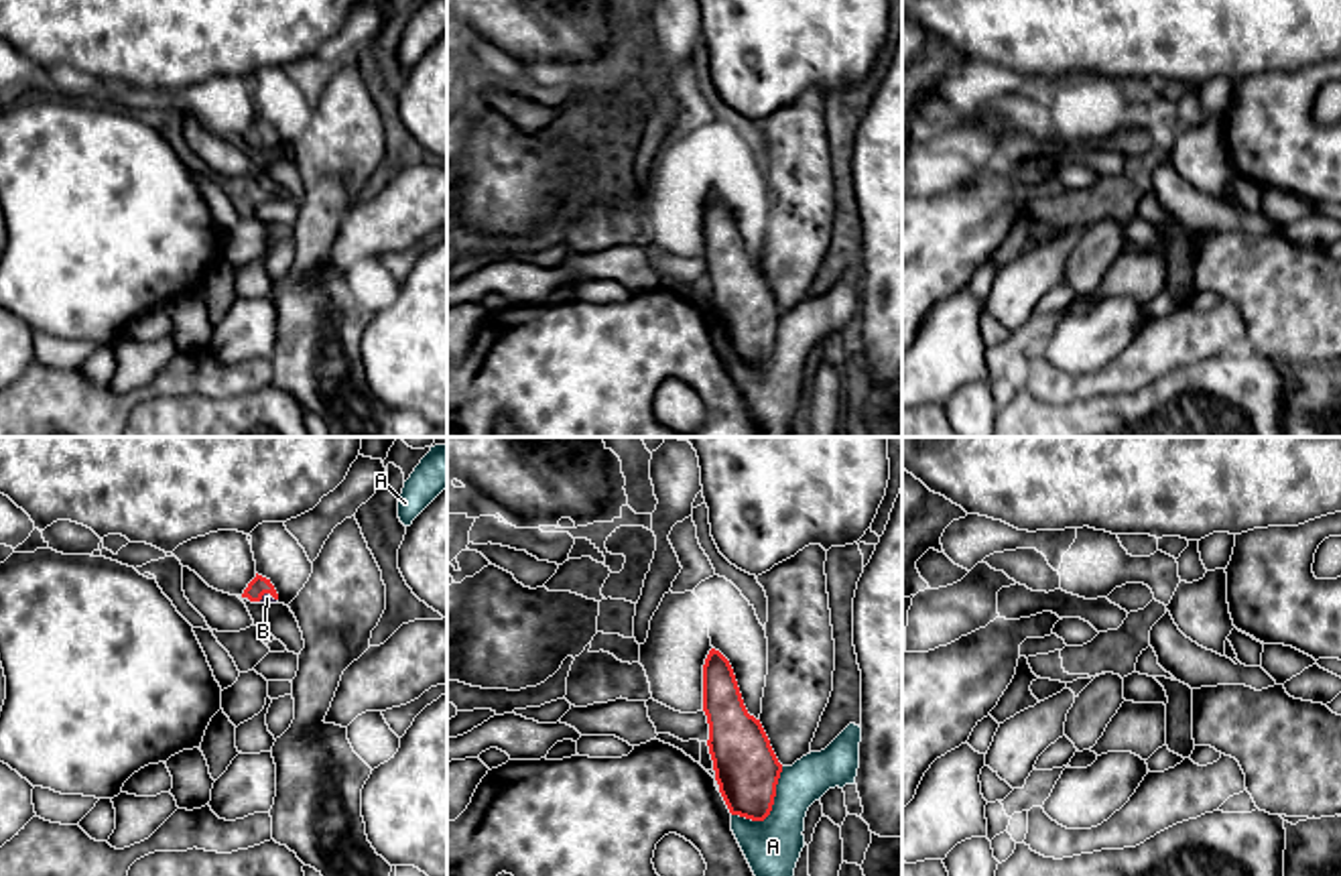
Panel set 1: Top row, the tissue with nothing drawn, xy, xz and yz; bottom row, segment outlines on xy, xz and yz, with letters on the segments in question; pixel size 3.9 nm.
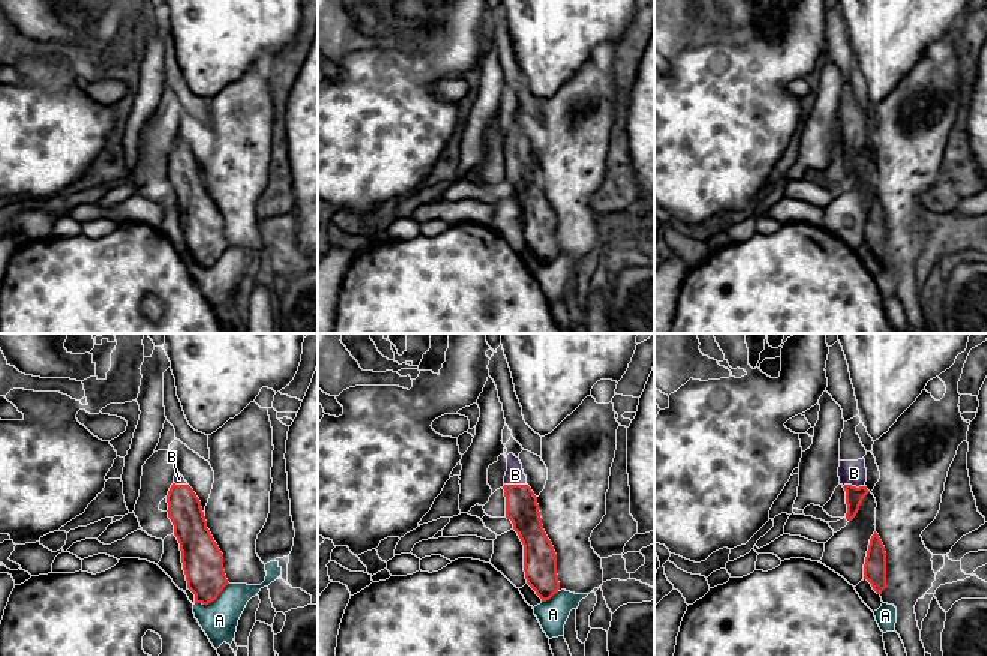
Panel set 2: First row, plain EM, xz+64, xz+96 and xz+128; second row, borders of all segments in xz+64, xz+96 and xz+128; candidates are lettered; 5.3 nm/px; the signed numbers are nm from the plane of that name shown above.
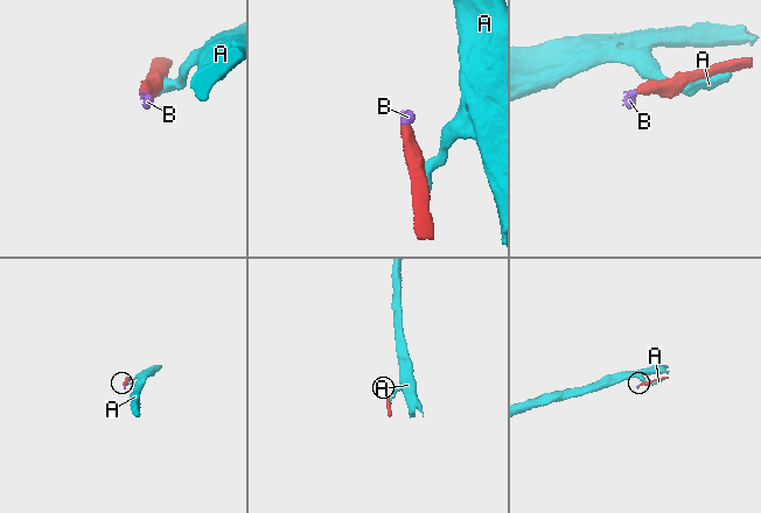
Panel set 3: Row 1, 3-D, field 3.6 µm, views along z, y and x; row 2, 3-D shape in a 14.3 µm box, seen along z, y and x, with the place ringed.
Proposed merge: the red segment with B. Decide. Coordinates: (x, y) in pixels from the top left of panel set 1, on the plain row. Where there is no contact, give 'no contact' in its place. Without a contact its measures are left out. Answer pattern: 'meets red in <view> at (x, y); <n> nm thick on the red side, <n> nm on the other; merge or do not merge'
meets red in xy at (261, 143); 80 nm thick on the red side, 50 nm on the other; merge

